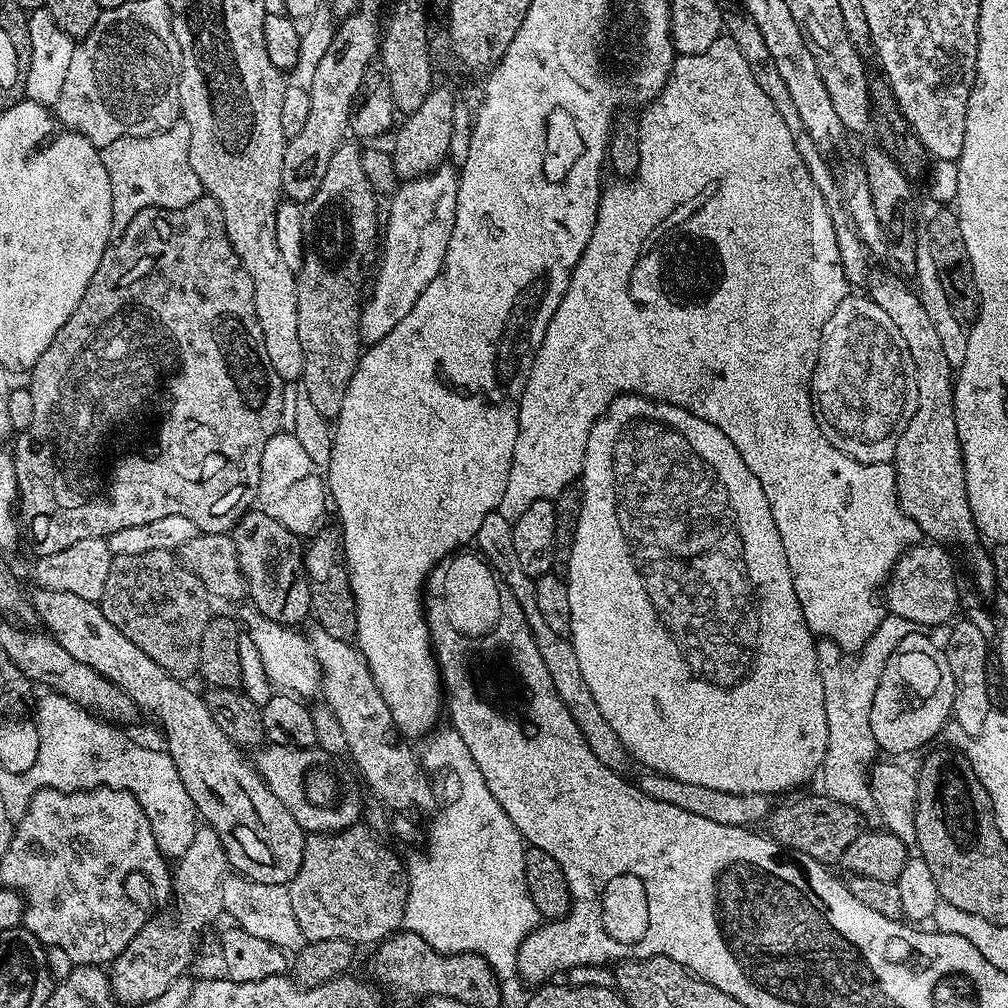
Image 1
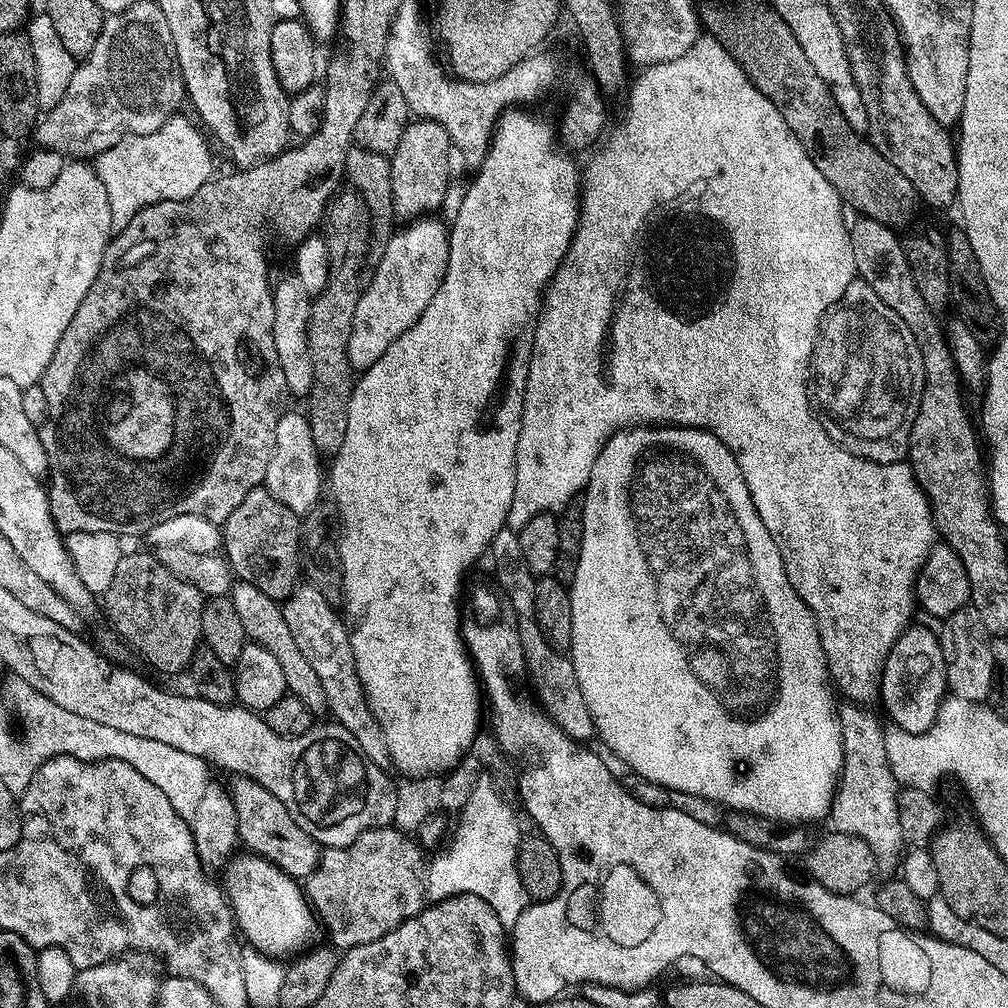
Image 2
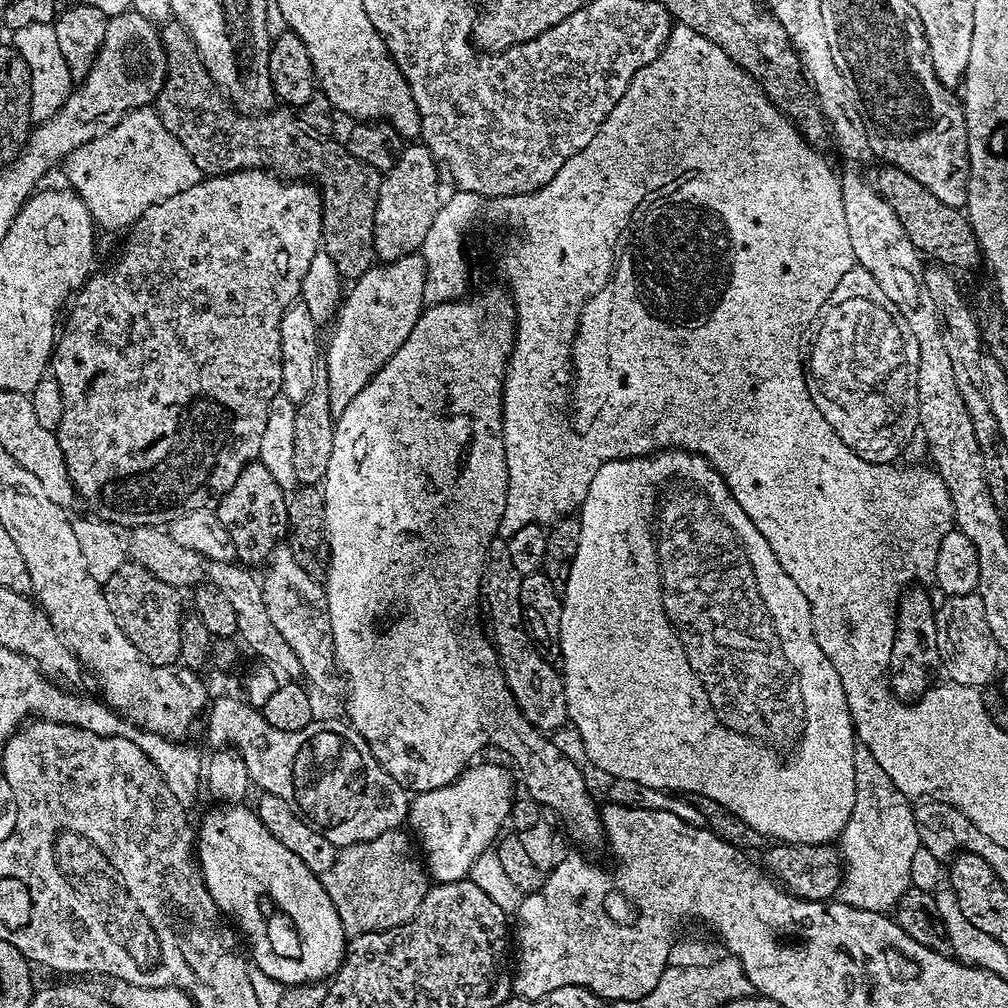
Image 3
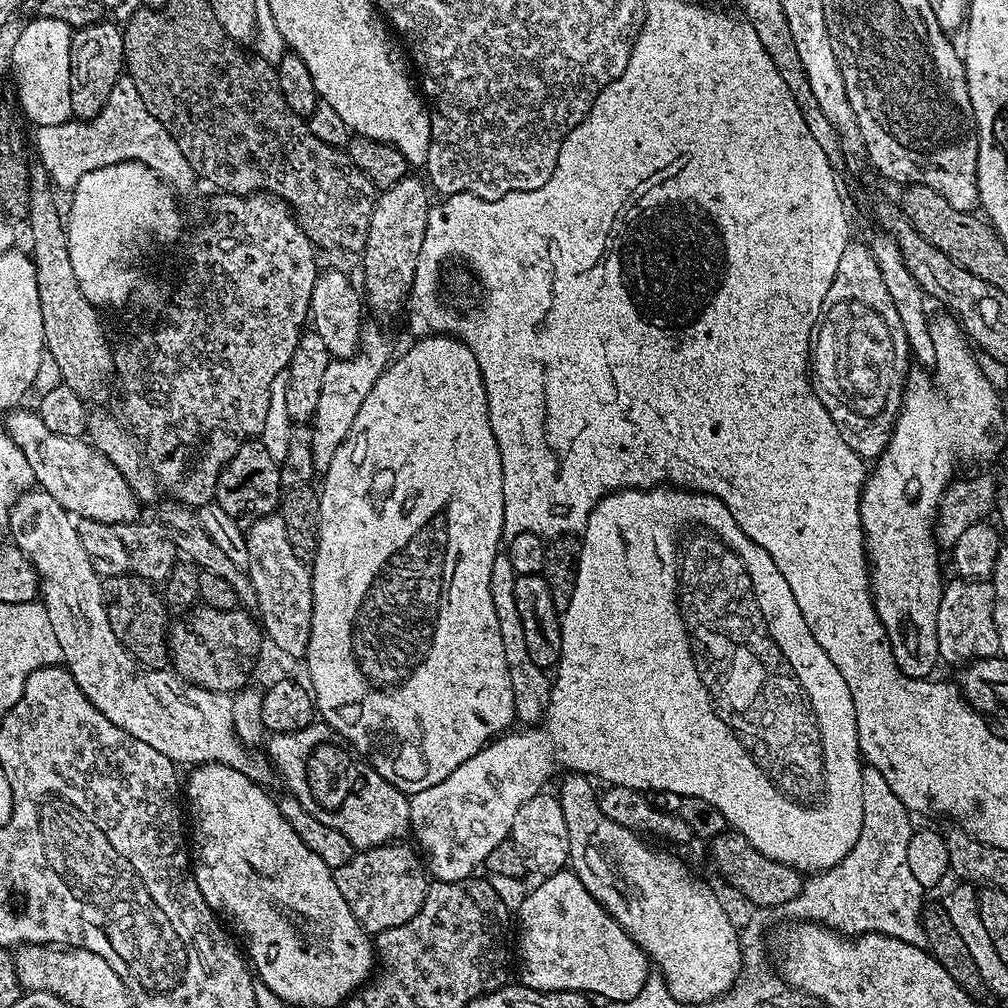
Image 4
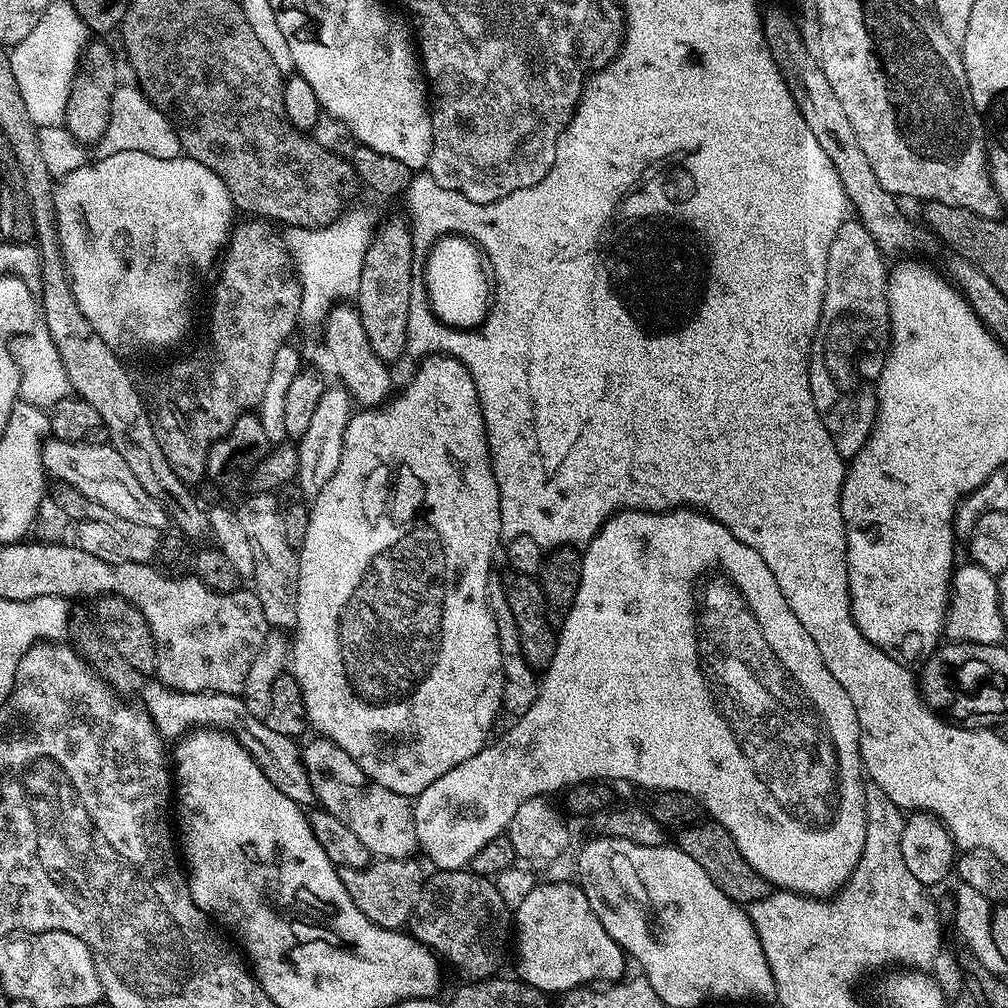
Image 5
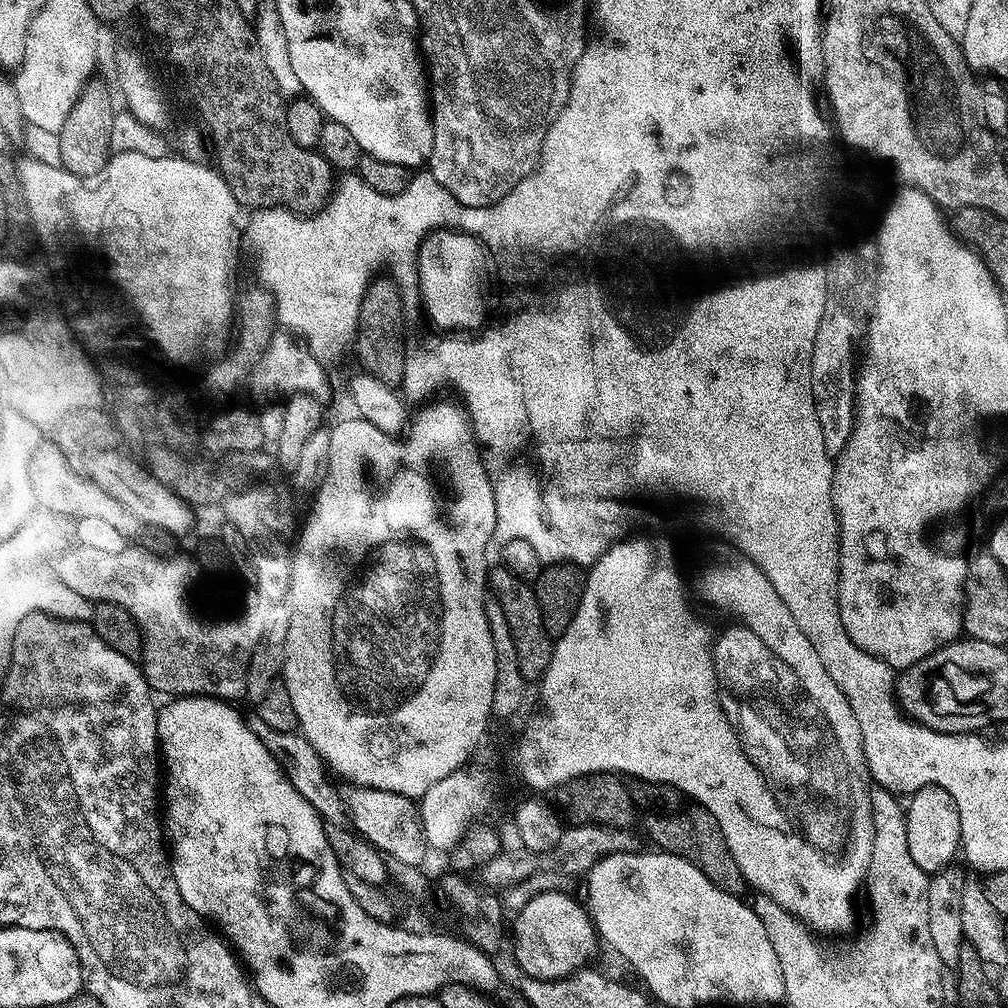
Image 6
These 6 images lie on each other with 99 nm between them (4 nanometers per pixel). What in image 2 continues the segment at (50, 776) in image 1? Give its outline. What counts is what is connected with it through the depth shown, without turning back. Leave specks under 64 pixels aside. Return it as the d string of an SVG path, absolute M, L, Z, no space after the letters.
M8 684L7 697L15 703L24 721L28 732L24 748L28 748L28 756L32 756L32 760L36 760L36 756L42 756L45 760L54 756L89 762L105 758L120 760L134 769L143 780L153 784L156 791L167 797L177 809L187 809L193 803L194 793L205 787L202 772L206 770L206 765L194 754L182 754L182 750L174 750L174 746L166 746L166 742L134 738L134 734L122 734L122 730L113 730L100 722L90 722L90 718L78 718L78 714L62 710L62 706L50 702L50 698L23 684Z

